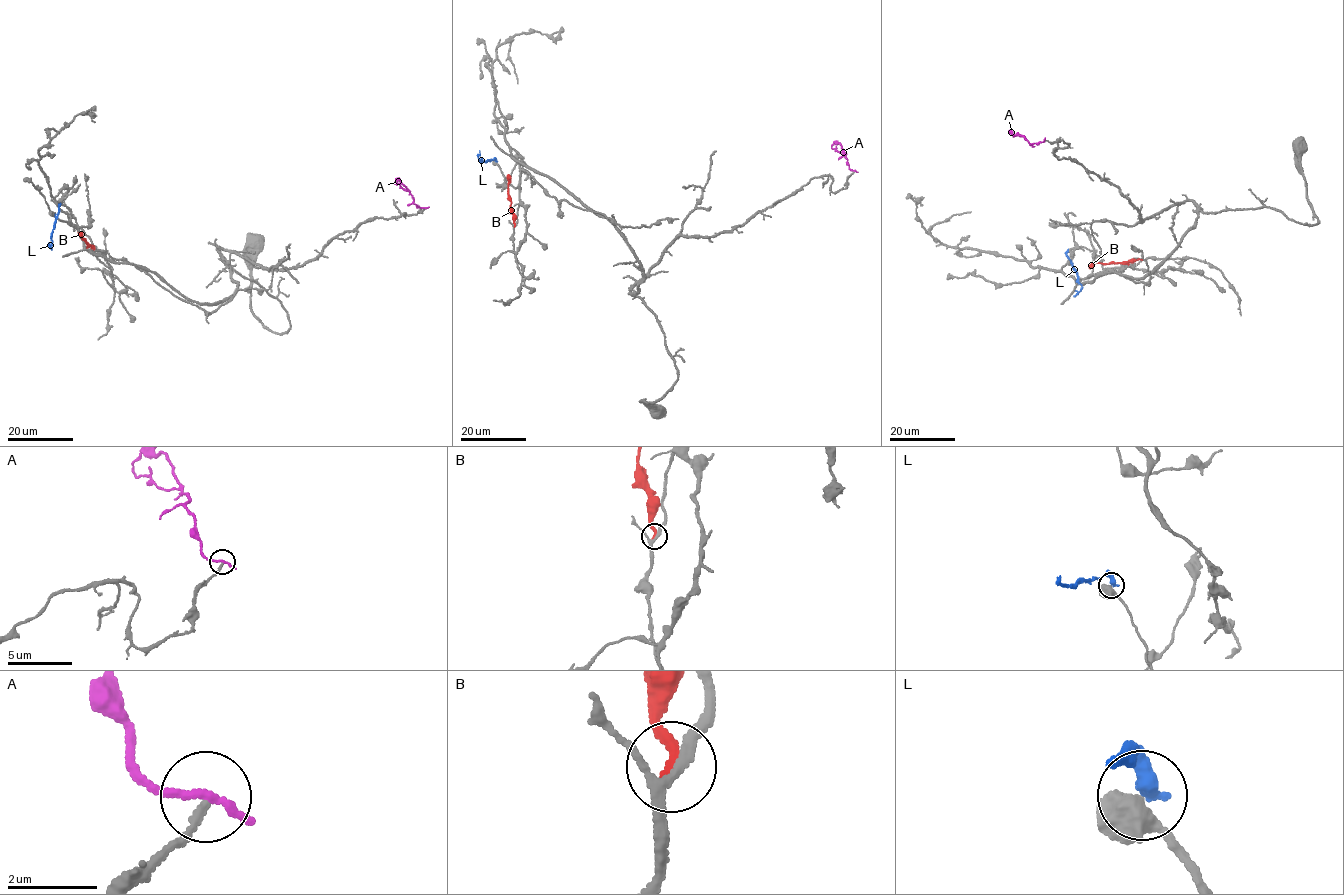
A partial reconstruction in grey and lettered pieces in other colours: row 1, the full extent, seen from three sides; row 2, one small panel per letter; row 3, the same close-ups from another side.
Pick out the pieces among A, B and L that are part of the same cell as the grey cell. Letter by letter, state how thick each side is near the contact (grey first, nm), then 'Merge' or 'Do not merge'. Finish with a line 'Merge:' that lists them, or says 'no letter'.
A: Thickness 180 nm (grey) against 240 nm. Do not merge
B: Thickness 180 nm (grey) against 240 nm. Do not merge
L: Thickness 750 nm (grey) against 420 nm. Do not merge
Merge: no letter

